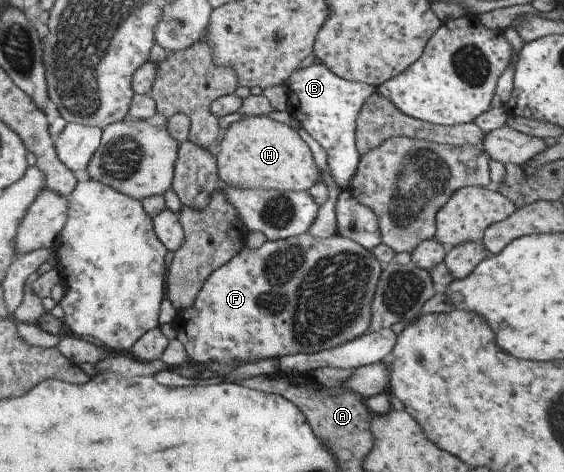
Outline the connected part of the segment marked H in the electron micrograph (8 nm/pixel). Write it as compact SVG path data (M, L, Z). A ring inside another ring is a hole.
M247 115L225 132L216 150L222 182L236 187L280 191L310 191L323 180L309 144L295 128L271 115Z

